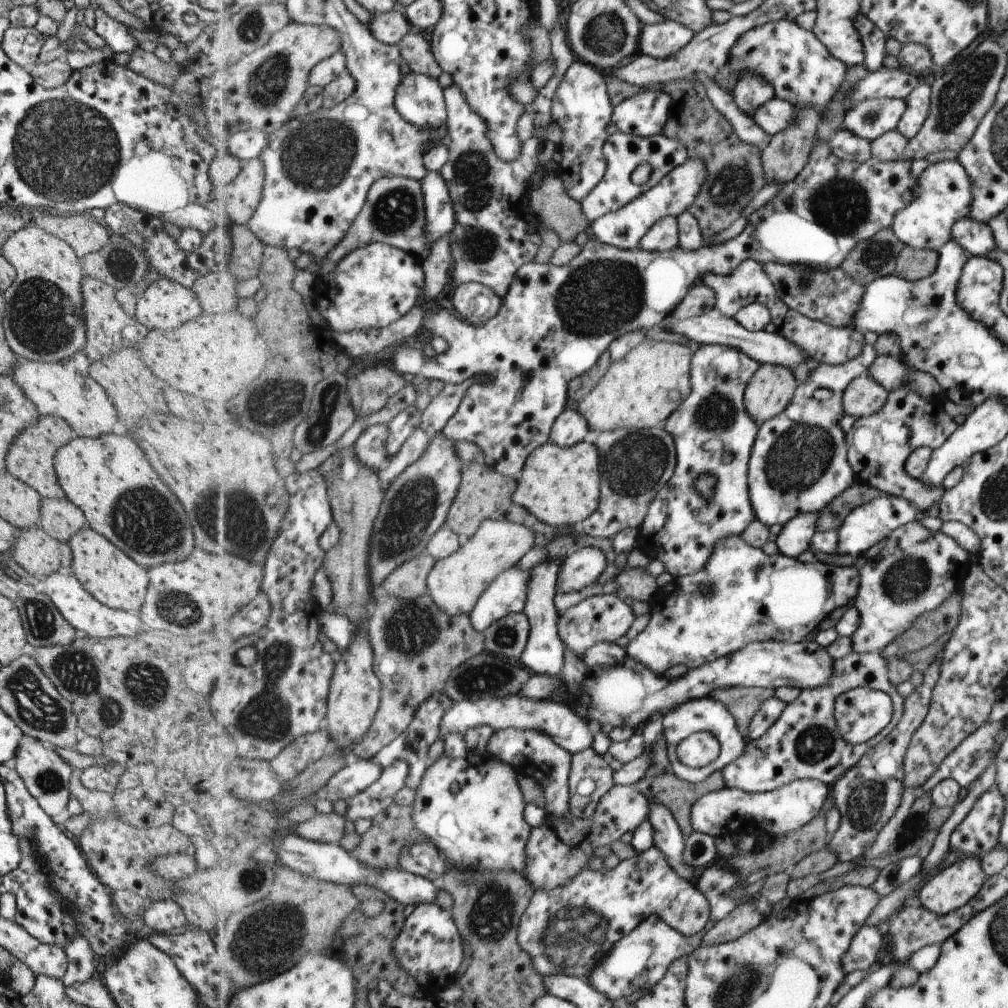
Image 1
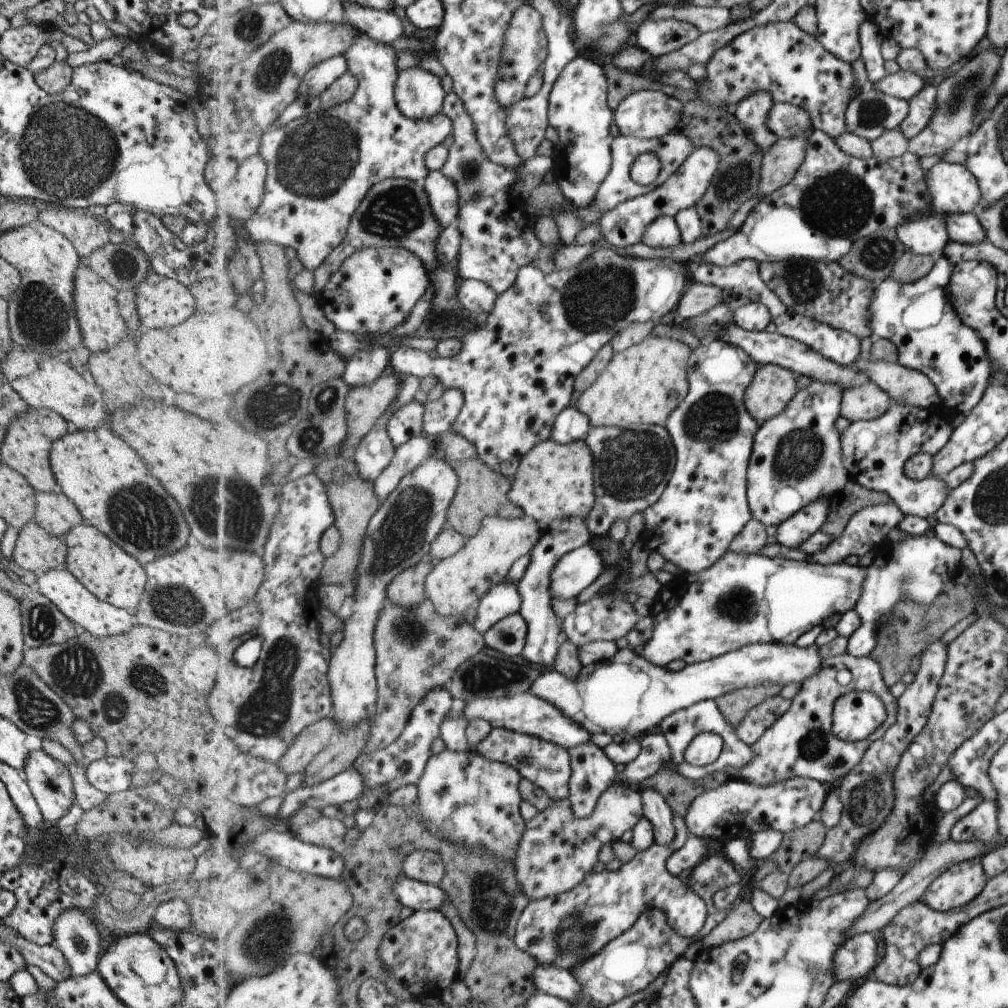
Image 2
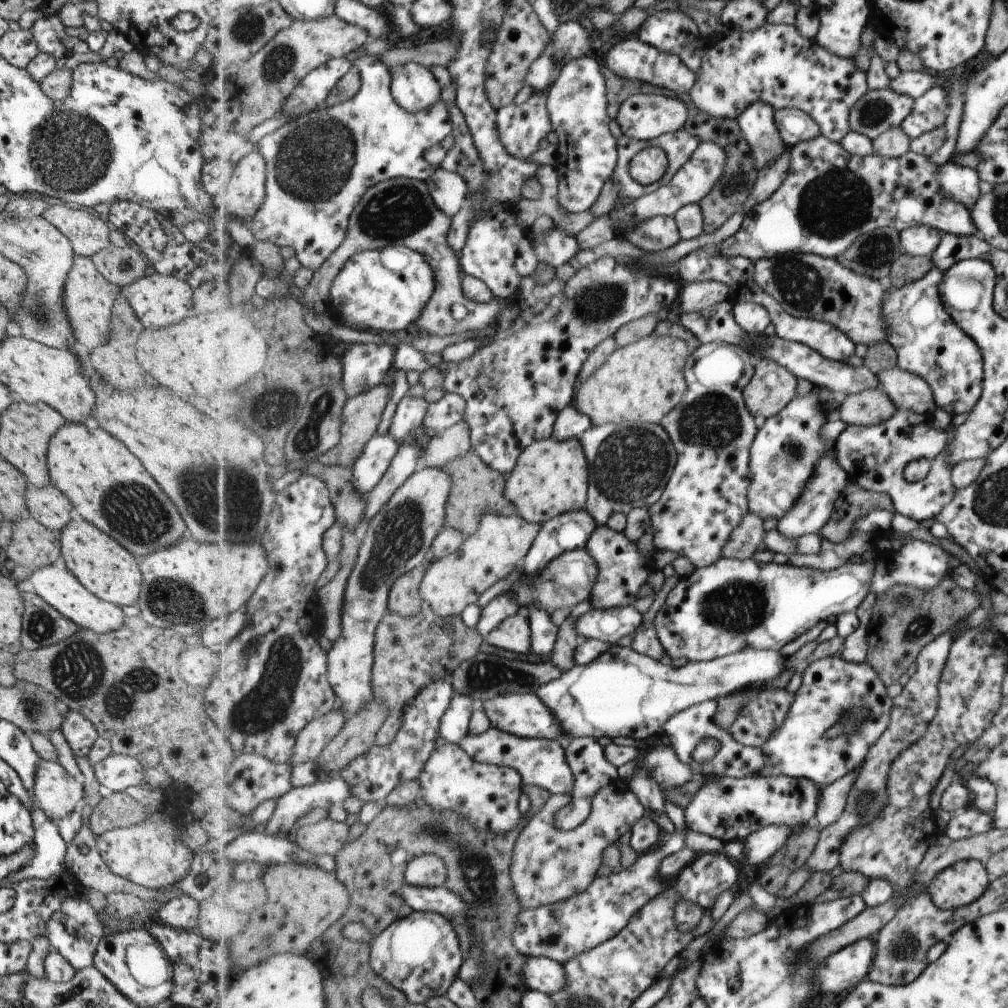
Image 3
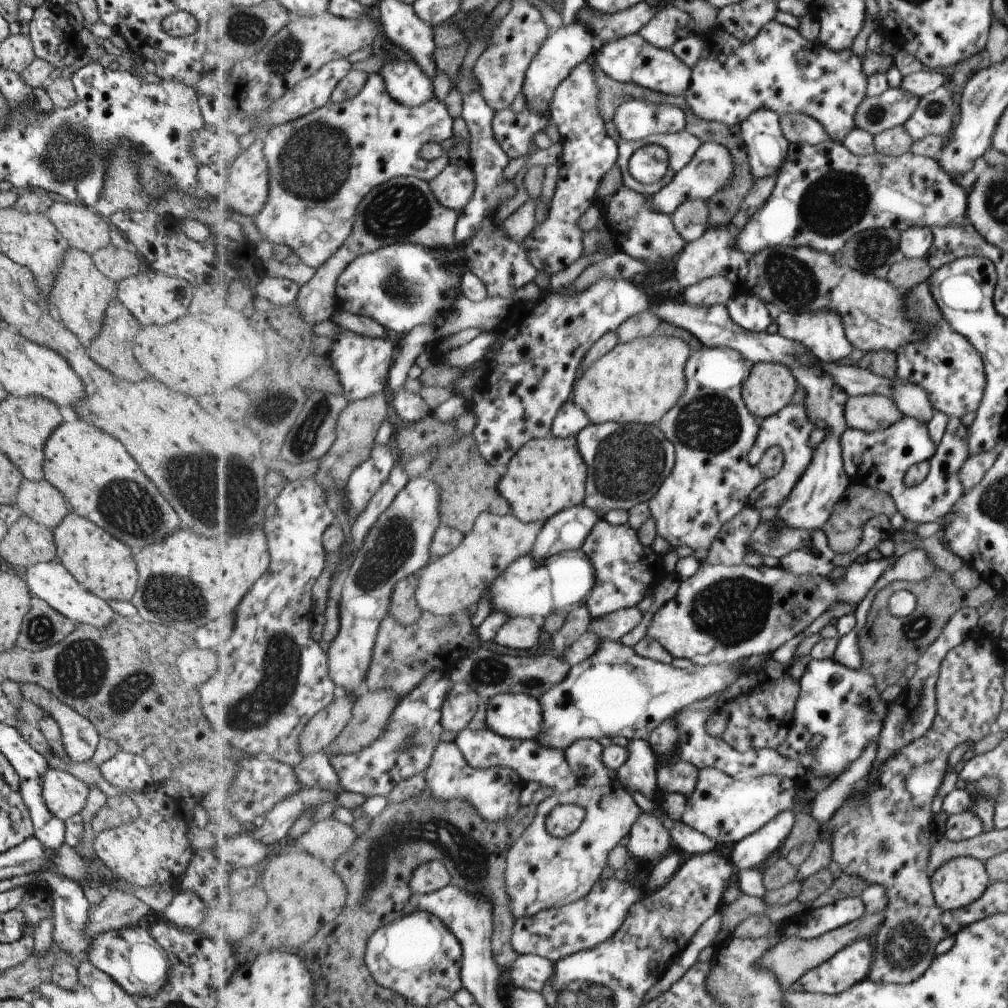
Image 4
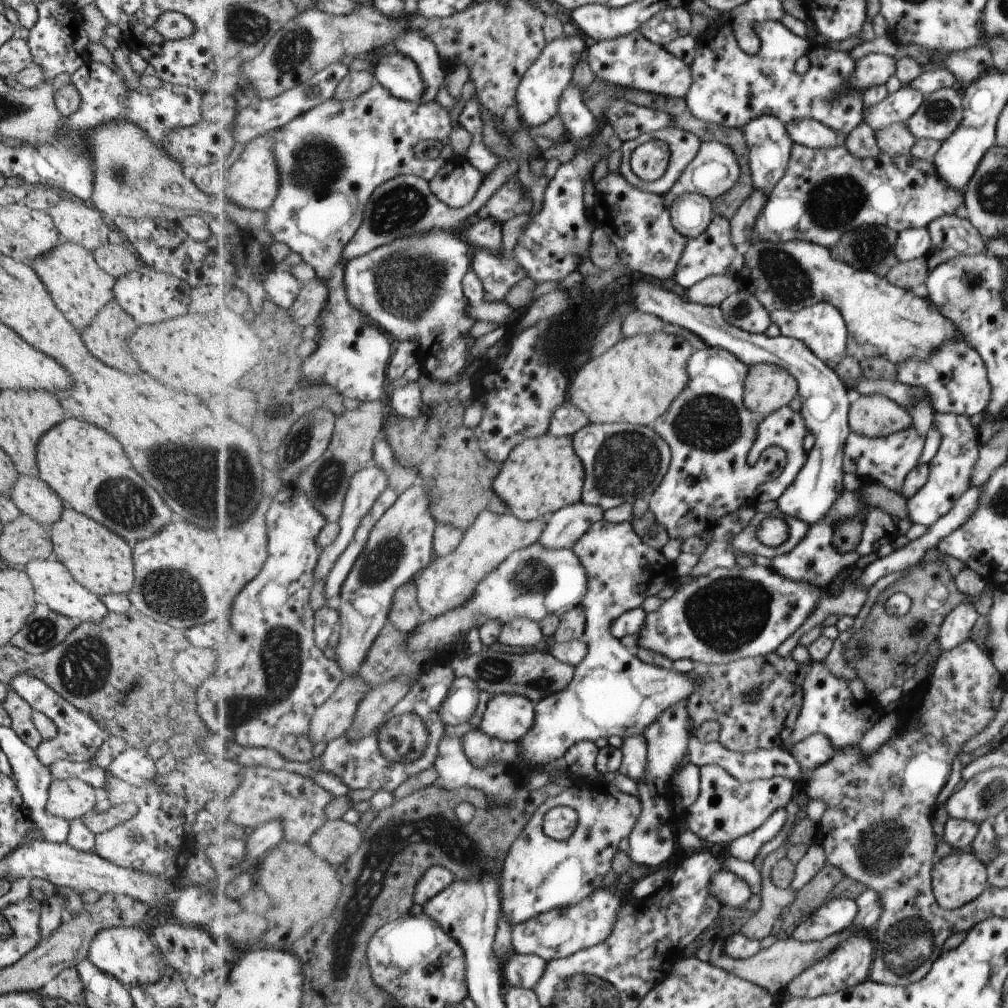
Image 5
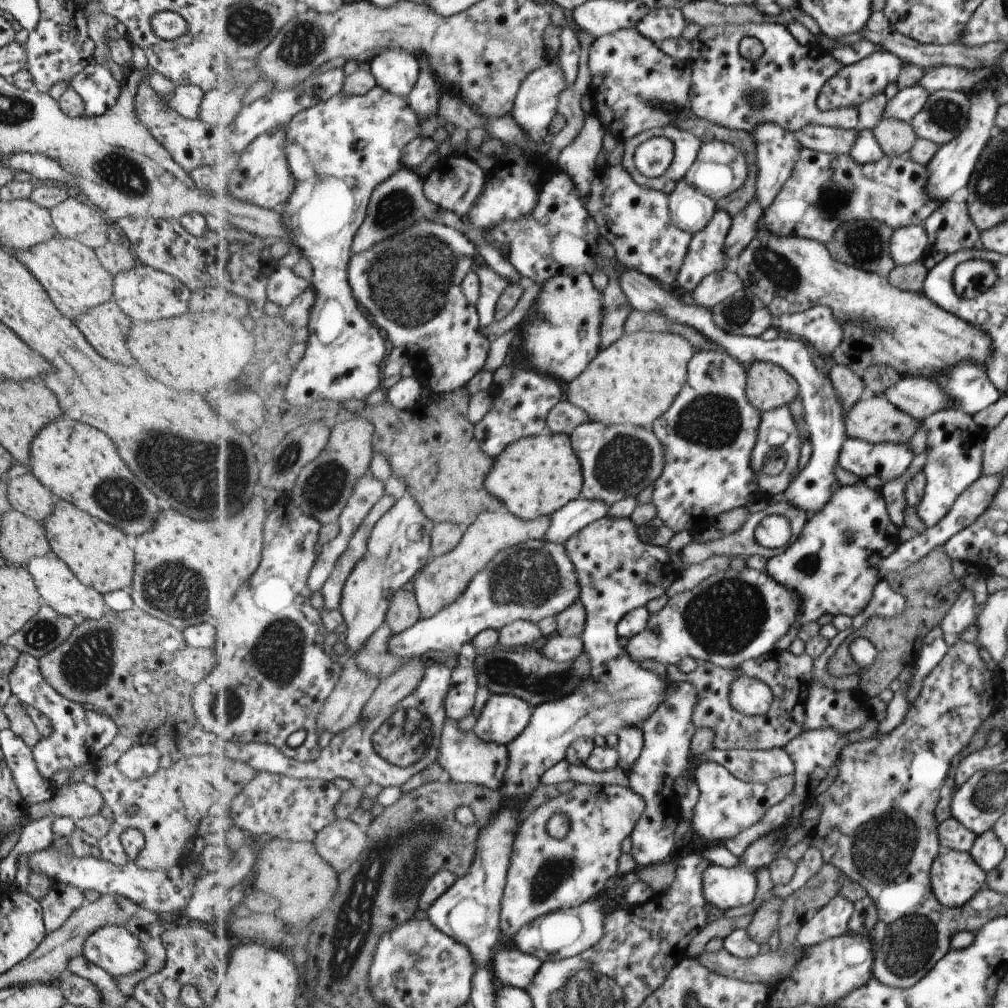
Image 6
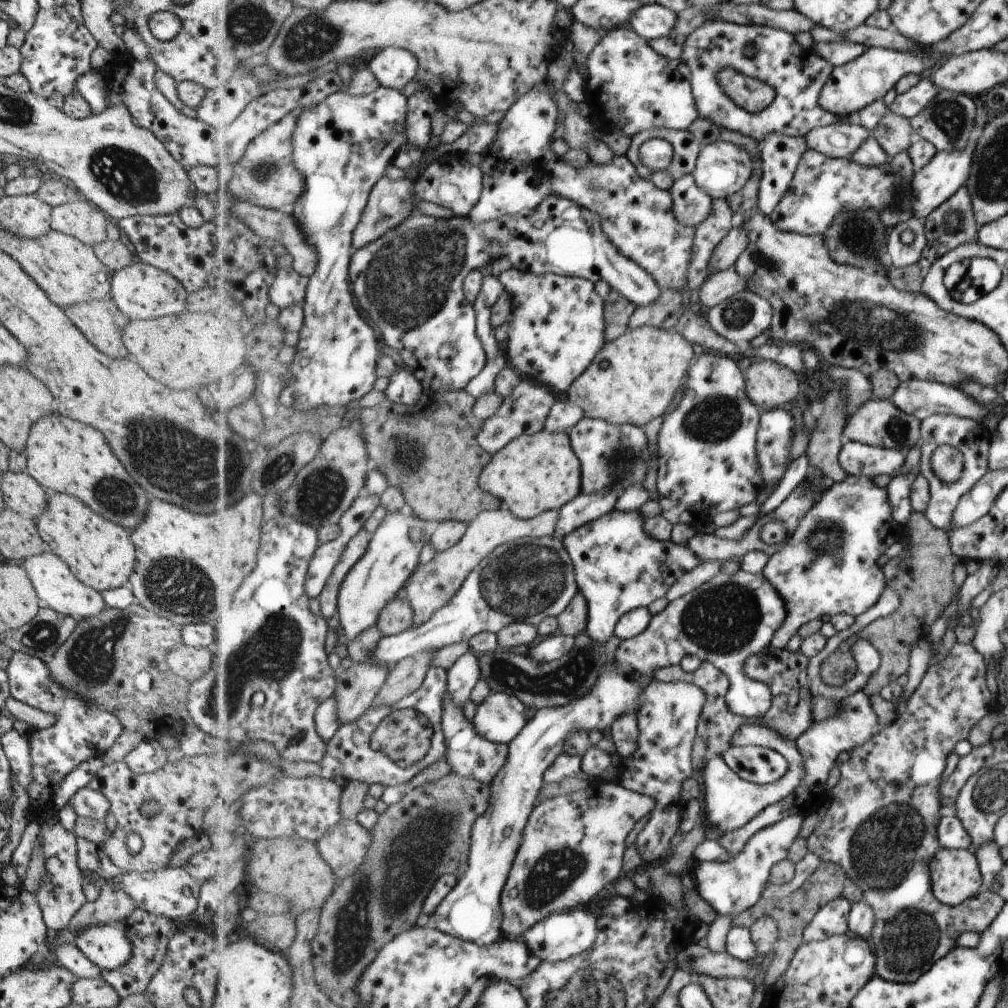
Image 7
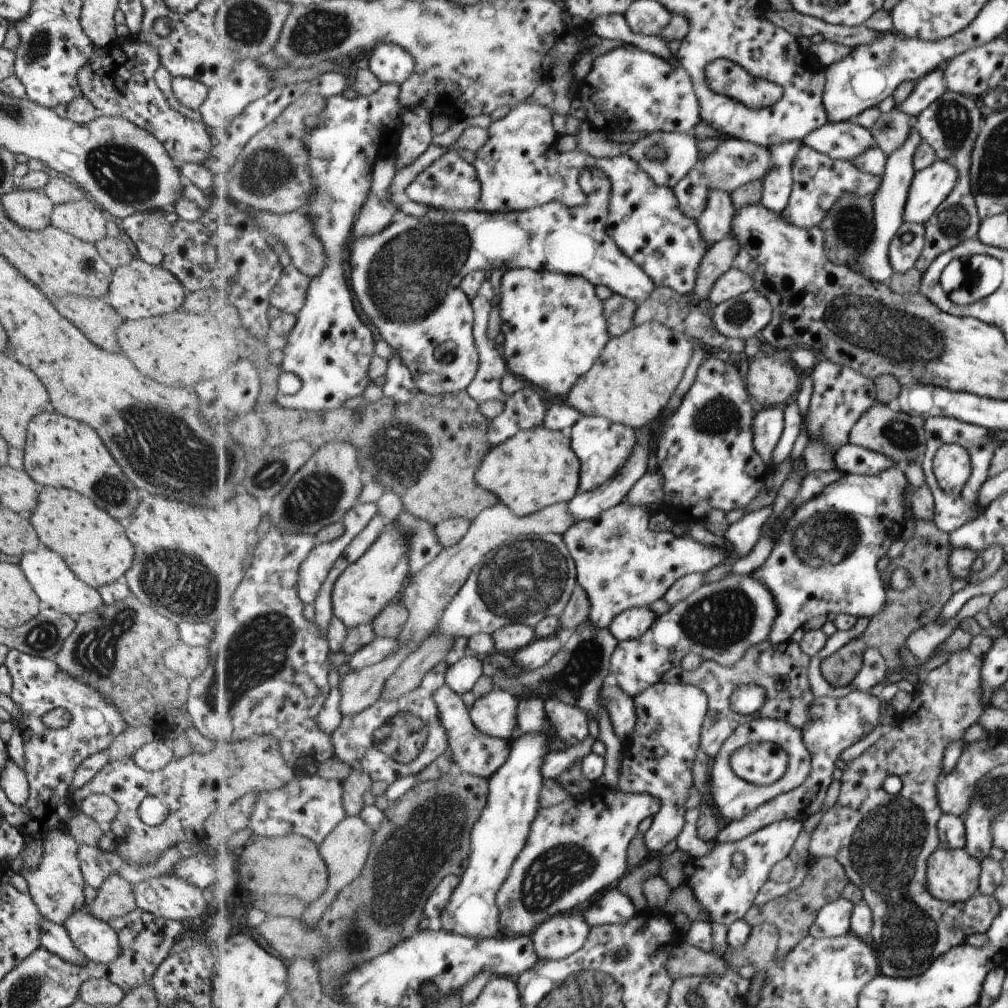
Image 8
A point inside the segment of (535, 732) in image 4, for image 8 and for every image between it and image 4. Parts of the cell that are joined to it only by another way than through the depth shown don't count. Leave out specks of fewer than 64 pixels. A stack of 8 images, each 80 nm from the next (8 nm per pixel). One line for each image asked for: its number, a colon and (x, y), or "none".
5: (509, 717)
6: (505, 717)
7: (503, 716)
8: (497, 715)

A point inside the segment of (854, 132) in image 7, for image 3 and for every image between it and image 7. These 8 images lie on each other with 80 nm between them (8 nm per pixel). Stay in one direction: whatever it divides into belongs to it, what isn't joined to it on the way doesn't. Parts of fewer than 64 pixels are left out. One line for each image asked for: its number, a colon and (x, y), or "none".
3: (795, 125)
4: (798, 128)
5: (811, 133)
6: (830, 140)

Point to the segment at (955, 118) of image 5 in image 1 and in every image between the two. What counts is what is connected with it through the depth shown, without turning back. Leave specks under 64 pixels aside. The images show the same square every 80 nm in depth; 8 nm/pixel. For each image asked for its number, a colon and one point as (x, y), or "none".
1: (917, 103)
2: (921, 107)
3: (928, 112)
4: (933, 115)

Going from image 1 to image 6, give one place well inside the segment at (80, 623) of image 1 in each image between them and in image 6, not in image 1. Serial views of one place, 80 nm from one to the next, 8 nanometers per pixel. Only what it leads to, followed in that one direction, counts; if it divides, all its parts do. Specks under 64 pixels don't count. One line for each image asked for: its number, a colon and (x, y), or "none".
2: (99, 618)
3: (58, 587)
4: (49, 581)
5: (52, 585)
6: (56, 587)

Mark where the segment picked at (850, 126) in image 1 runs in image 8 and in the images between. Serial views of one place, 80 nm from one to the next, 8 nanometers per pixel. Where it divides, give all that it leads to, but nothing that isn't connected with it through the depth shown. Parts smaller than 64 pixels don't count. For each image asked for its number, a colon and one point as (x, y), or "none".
2: (872, 112)
3: (874, 113)
4: (875, 114)
5: (897, 107)
6: (906, 103)
7: (907, 104)
8: (926, 91)

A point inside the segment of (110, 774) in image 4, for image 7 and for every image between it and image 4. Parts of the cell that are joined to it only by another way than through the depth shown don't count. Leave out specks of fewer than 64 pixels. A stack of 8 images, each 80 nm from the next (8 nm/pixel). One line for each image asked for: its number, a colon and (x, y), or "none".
5: (133, 766)
6: (139, 761)
7: (148, 756)

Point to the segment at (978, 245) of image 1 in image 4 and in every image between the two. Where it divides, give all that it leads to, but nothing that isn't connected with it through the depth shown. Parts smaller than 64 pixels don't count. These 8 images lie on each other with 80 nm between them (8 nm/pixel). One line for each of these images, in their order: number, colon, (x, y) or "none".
2: (964, 228)
3: (830, 197)
4: (825, 194)

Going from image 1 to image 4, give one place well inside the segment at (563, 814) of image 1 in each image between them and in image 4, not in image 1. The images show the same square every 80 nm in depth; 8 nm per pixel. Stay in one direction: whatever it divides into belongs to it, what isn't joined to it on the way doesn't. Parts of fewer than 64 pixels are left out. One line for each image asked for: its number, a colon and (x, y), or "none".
2: (548, 765)
3: (541, 762)
4: (483, 749)

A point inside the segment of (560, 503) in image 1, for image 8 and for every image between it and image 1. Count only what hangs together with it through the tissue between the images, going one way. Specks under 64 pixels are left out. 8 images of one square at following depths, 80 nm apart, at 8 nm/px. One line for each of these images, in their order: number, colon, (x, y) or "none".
2: (555, 481)
3: (552, 477)
4: (548, 475)
5: (542, 475)
6: (537, 476)
7: (540, 472)
8: (537, 468)

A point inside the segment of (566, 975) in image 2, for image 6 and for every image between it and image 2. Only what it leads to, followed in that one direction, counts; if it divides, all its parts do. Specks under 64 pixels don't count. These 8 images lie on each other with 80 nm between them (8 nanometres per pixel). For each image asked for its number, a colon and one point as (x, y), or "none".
3: (543, 974)
4: (532, 972)
5: (525, 971)
6: (512, 967)

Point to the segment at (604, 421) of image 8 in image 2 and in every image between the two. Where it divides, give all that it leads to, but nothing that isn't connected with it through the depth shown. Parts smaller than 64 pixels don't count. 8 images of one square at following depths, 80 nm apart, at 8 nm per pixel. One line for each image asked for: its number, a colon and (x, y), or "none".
2: (634, 464)
3: (631, 463)
4: (627, 463)
5: (624, 463)
6: (619, 461)
7: (612, 456)

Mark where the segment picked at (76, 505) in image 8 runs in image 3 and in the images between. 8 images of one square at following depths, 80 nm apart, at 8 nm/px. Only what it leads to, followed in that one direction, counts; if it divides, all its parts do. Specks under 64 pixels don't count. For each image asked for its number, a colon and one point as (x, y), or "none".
3: (103, 567)
4: (104, 566)
5: (101, 562)
6: (97, 554)
7: (97, 551)

